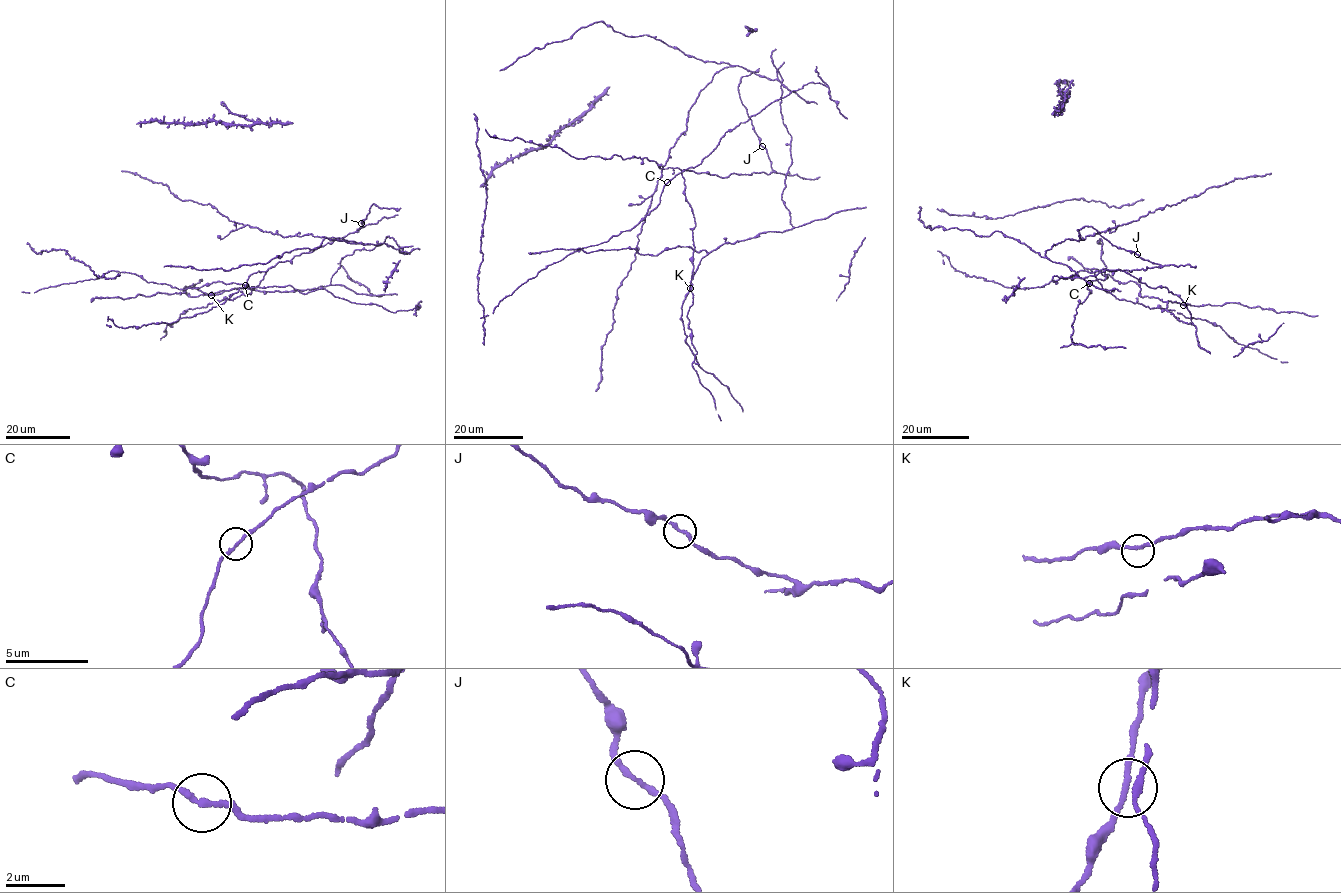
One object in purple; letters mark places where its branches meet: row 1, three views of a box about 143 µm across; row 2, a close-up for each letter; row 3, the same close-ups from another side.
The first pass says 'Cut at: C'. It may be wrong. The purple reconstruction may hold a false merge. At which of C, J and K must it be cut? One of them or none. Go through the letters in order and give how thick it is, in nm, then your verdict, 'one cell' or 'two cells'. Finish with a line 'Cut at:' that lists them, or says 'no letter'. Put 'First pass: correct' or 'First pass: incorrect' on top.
First pass: incorrect
C: 180 nm | one cell
J: 190 nm | one cell
K: 160 nm | one cell
Cut at: no letter

